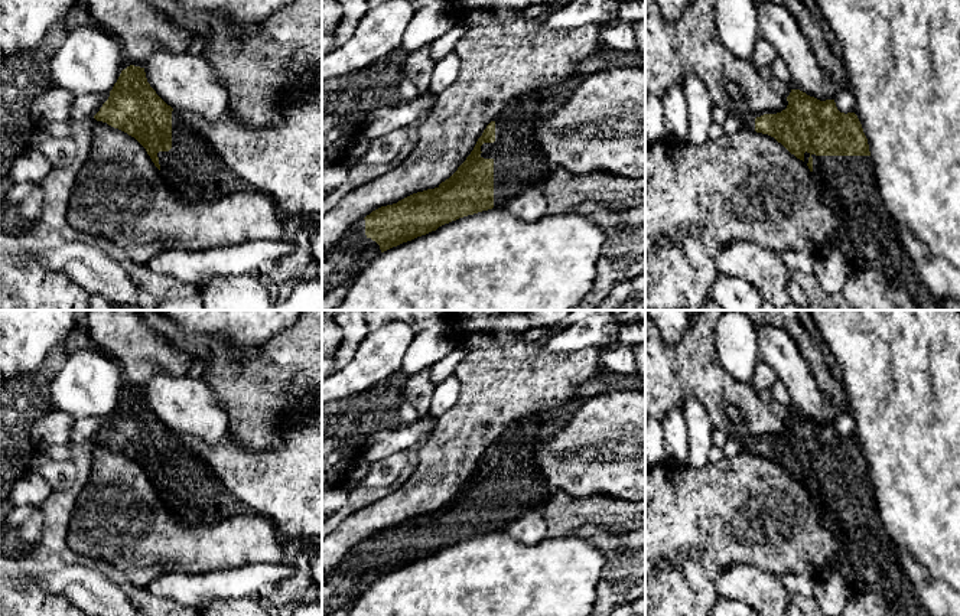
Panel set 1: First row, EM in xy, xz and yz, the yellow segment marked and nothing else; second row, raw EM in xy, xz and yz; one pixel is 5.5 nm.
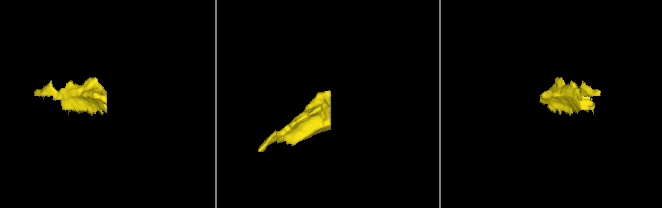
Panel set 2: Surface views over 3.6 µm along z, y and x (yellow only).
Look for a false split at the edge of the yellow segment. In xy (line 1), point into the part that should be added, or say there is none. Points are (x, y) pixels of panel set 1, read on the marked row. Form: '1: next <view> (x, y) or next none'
1: next xy (192, 169)

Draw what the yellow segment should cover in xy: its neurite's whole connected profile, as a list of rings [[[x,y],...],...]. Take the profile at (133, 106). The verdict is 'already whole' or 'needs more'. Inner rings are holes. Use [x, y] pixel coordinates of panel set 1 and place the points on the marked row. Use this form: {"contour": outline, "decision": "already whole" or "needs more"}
{"contour": [[[130,65],[123,69],[108,100],[94,118],[134,137],[160,170],[167,188],[183,201],[212,201],[250,189],[209,141],[156,94],[147,82],[144,68]]], "decision": "needs more"}

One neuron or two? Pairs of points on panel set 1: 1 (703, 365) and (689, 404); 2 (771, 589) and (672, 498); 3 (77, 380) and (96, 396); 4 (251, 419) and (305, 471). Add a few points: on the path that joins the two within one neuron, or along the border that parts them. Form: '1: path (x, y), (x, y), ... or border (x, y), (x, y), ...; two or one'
1: border (683, 398), (693, 397), (708, 413), (712, 424); two
2: border (777, 576), (752, 566), (731, 564), (713, 579); two
3: path (81, 384), (91, 391); one
4: border (292, 413), (277, 446), (246, 447); two

